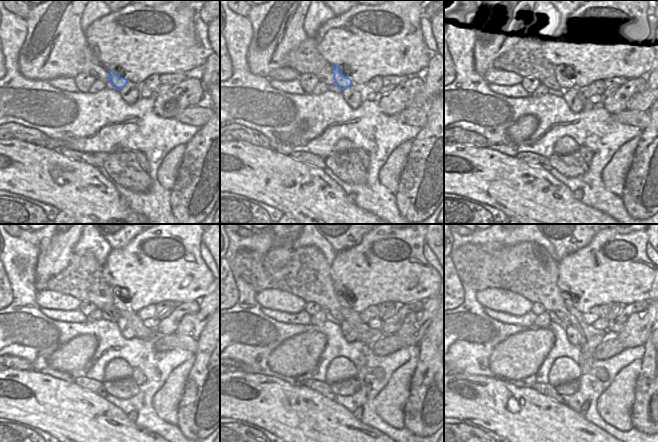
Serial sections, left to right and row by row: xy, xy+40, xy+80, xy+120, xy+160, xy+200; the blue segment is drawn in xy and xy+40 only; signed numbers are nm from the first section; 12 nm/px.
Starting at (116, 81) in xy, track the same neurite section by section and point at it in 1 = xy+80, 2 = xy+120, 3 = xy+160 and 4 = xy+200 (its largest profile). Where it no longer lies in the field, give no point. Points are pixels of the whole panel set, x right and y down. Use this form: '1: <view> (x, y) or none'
1: xy+80 (563, 74)
2: xy+120 (118, 294)
3: xy+160 (342, 294)
4: xy+200 (567, 295)

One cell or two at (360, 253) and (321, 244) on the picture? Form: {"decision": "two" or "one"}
{"decision": "two"}

